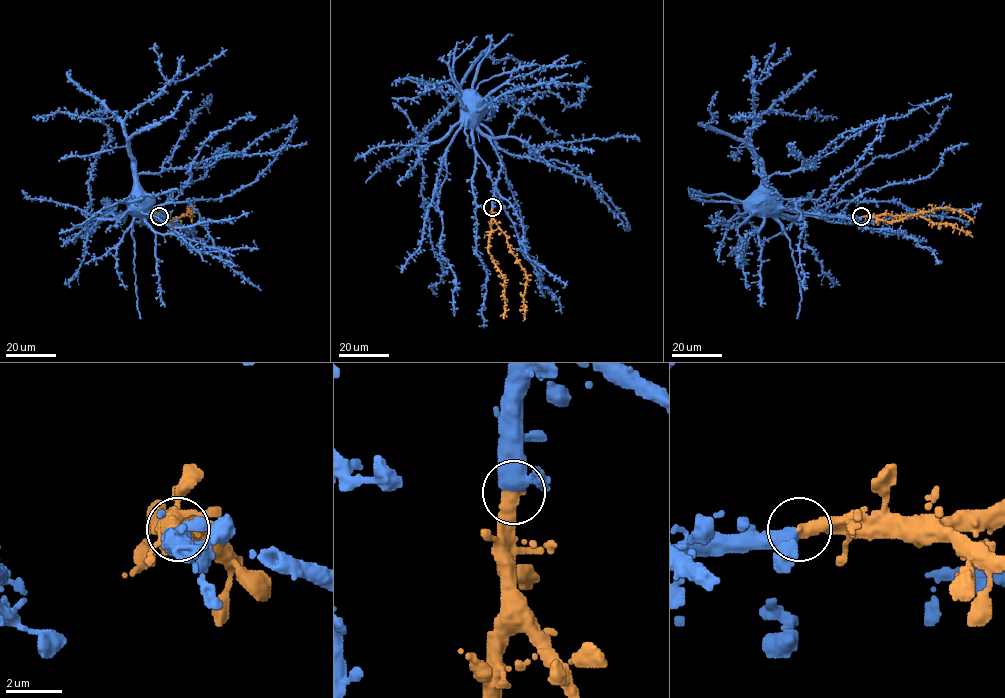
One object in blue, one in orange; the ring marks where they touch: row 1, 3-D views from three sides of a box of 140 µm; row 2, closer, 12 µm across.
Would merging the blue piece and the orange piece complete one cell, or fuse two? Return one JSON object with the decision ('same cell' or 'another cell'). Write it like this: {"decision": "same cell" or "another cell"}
{"decision": "same cell"}

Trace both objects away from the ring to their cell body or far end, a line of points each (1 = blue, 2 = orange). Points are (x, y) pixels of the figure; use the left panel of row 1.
1: (159, 216), (143, 213), (130, 199), (130, 194), (136, 196)
2: (159, 216), (173, 221), (193, 208), (192, 222)

